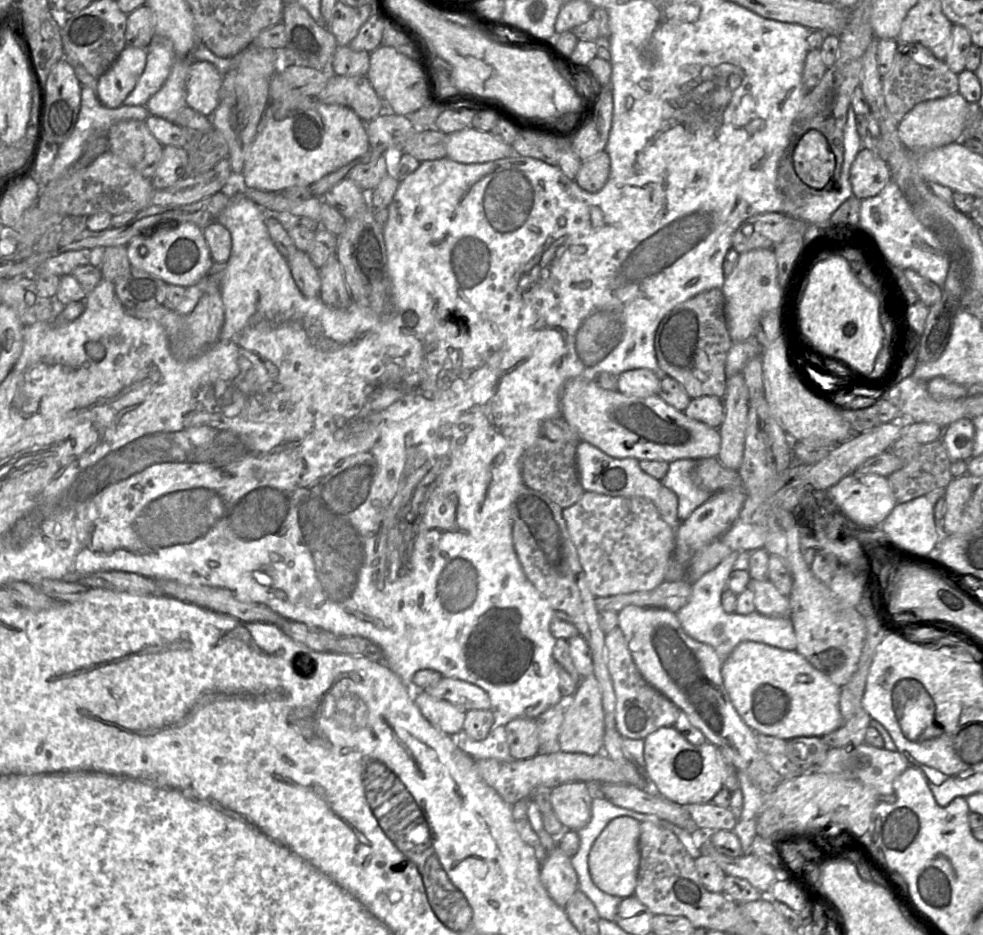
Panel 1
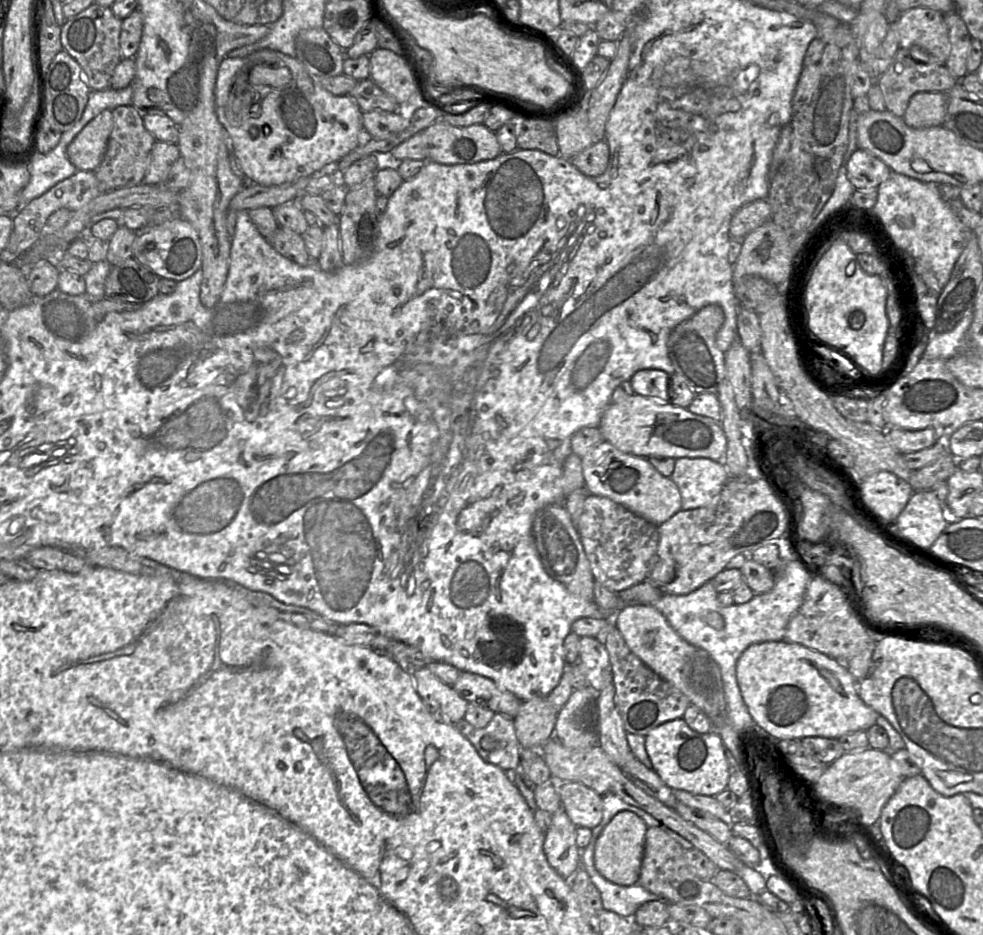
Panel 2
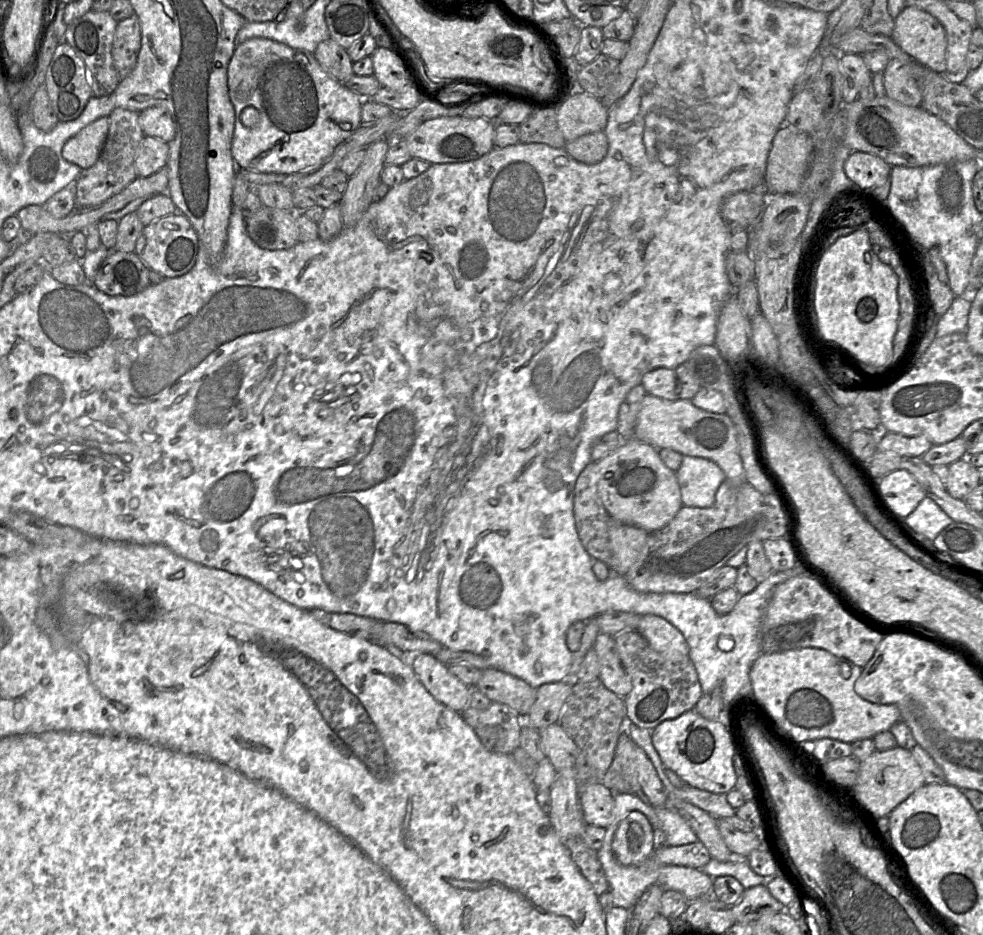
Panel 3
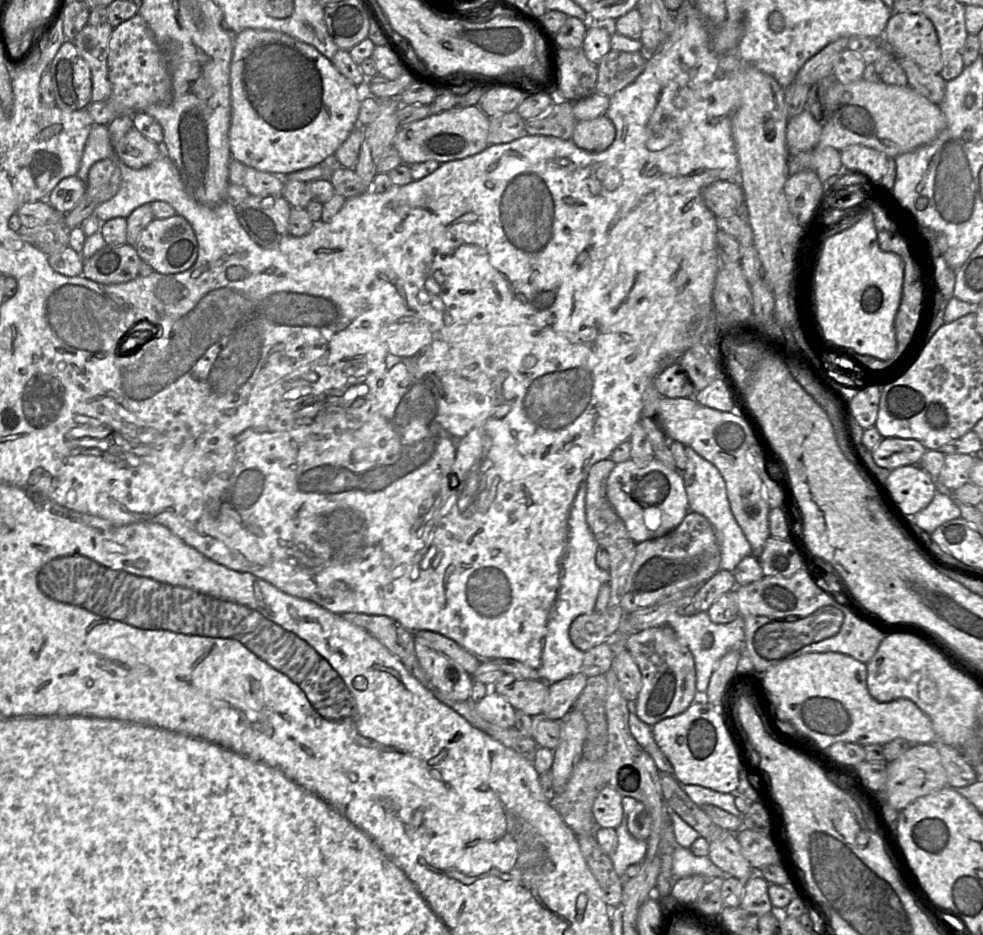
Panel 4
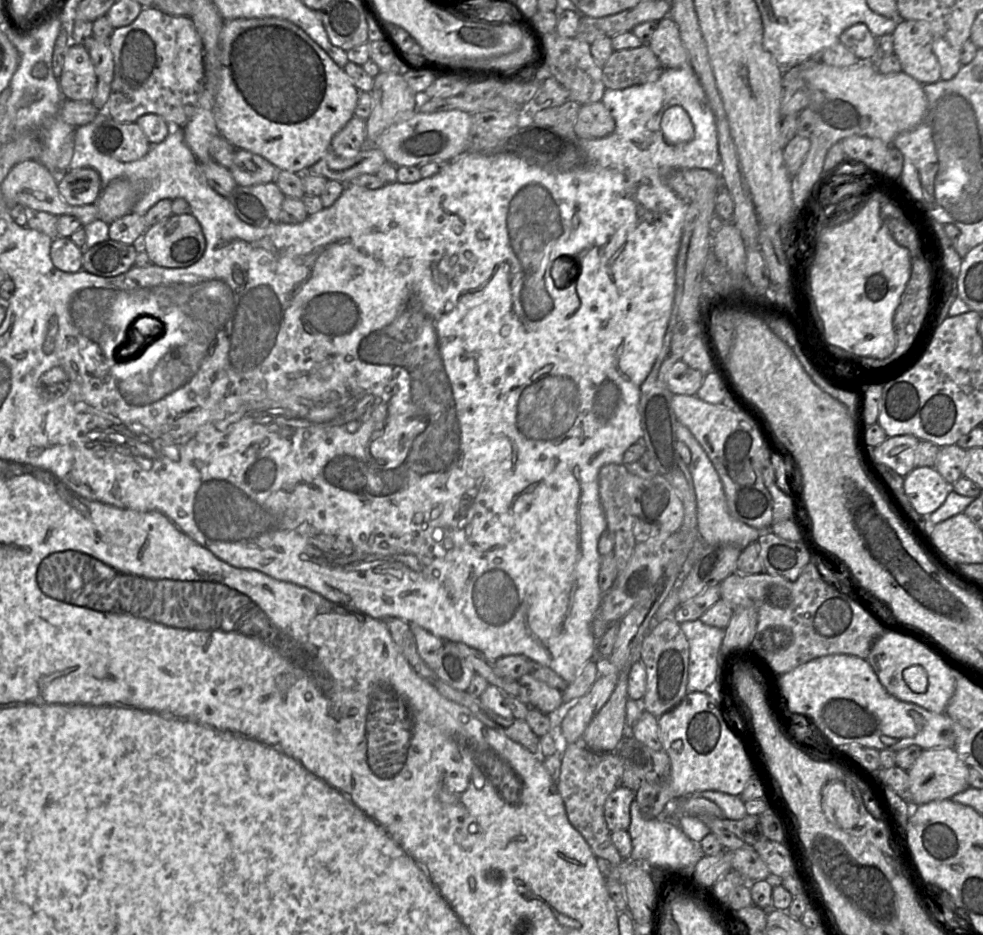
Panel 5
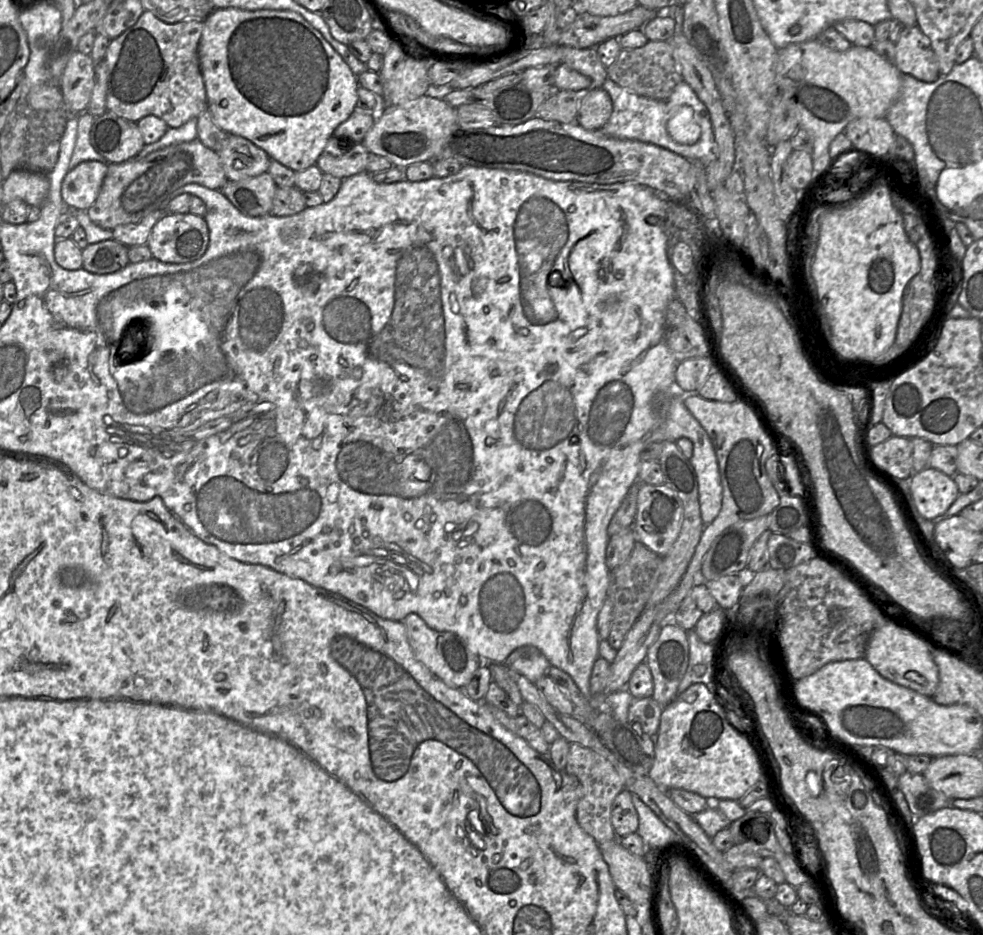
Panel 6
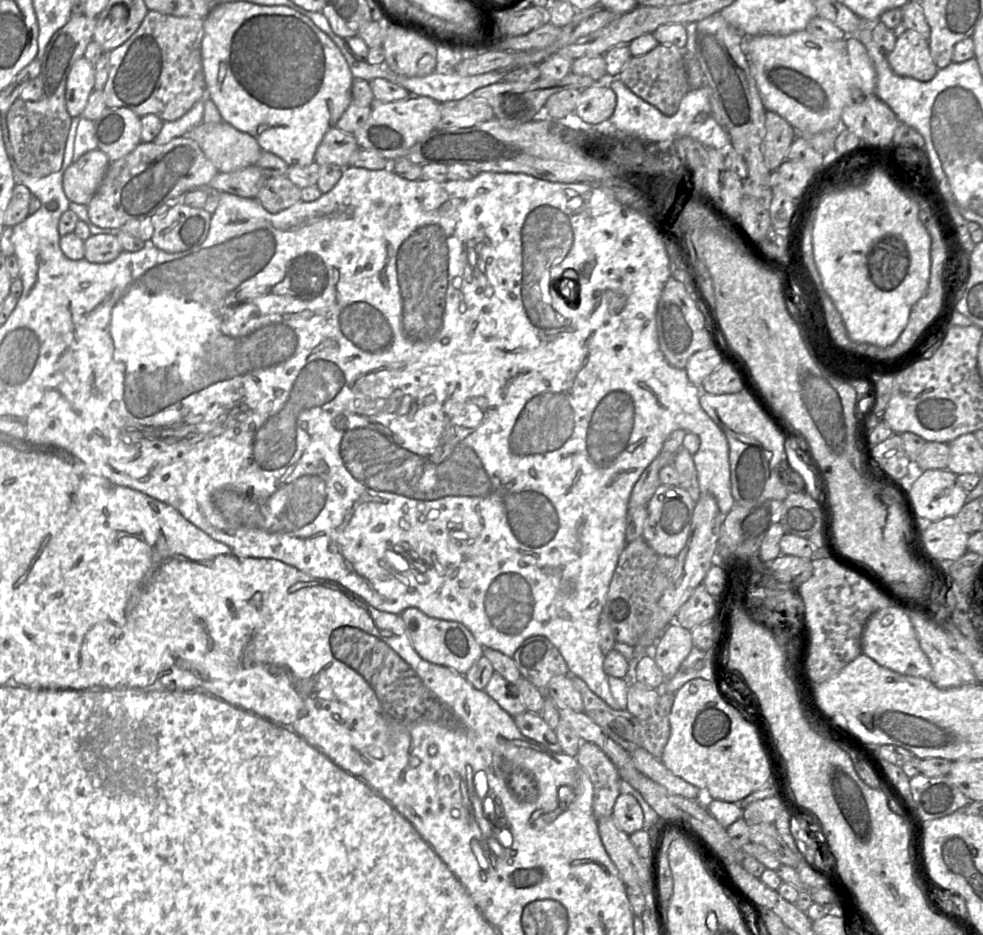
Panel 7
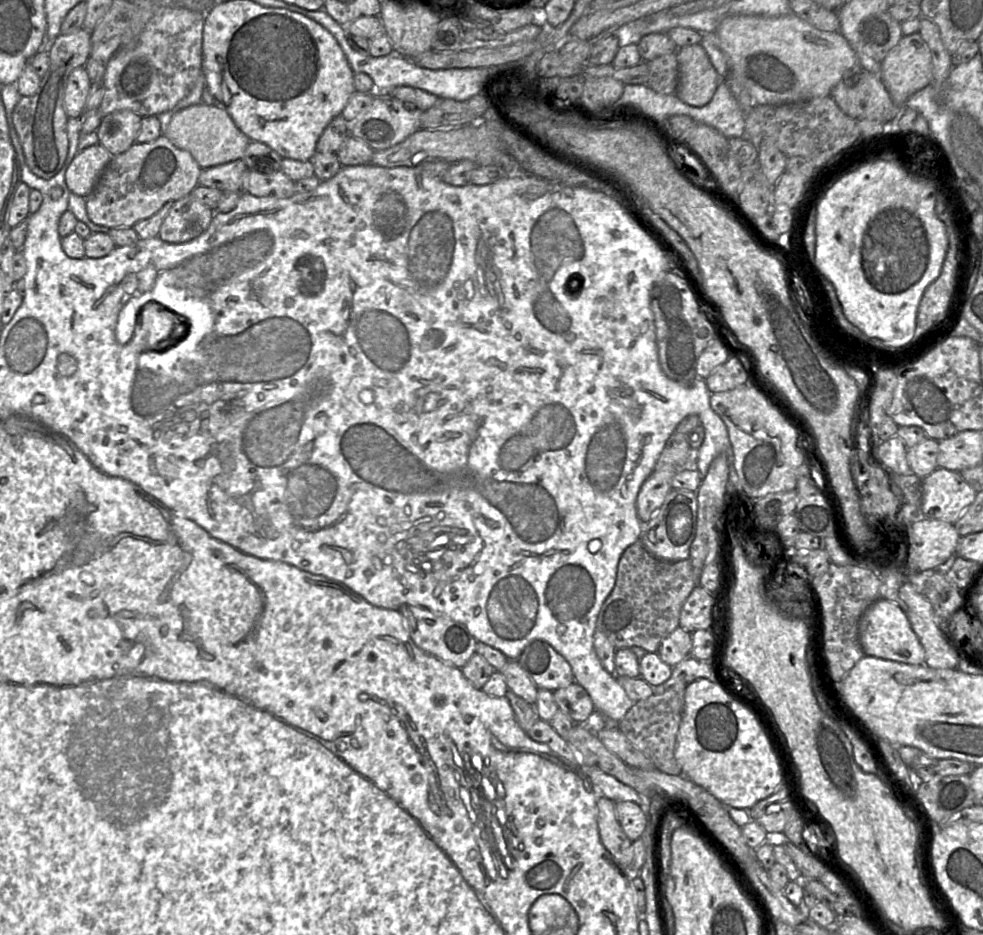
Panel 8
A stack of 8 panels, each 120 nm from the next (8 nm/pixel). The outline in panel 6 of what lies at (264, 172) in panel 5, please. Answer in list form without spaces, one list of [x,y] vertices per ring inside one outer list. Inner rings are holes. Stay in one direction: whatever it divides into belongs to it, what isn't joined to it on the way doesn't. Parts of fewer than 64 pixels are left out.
[[[227,134],[217,152],[226,178],[240,181],[268,172],[270,157],[251,141],[237,135]]]

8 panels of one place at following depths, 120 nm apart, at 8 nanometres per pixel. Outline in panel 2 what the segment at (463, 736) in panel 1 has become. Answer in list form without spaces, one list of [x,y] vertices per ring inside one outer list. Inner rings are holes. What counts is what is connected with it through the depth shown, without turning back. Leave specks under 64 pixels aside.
[[[495,713],[484,728],[475,728],[464,718],[454,726],[485,762],[498,766],[508,774],[520,768],[521,746],[512,718]]]

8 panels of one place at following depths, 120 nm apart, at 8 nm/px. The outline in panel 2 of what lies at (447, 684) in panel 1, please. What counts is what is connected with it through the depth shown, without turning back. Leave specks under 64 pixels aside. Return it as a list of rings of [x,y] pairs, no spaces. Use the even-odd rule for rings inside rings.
[[[462,671],[452,688],[468,703],[476,703],[512,719],[523,703],[493,680],[471,672]]]

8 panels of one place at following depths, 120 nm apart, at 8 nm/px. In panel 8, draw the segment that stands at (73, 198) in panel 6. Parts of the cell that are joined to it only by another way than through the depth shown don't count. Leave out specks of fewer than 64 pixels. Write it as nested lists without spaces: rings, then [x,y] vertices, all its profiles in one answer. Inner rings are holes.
[[[100,143],[79,151],[69,164],[65,182],[71,193],[87,197],[112,156]]]

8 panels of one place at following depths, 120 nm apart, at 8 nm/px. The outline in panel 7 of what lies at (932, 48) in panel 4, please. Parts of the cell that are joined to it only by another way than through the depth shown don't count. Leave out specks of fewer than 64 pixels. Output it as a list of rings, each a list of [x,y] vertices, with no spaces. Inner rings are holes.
[[[907,29],[897,38],[894,49],[886,58],[897,75],[920,82],[931,81],[938,72],[928,40],[913,30]]]

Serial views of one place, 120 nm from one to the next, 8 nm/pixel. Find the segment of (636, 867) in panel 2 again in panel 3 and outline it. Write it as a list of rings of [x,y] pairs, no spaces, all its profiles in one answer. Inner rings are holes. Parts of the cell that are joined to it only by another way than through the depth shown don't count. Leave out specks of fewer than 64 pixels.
[[[632,811],[621,820],[612,841],[612,852],[622,865],[635,867],[653,854],[653,827],[643,813]]]

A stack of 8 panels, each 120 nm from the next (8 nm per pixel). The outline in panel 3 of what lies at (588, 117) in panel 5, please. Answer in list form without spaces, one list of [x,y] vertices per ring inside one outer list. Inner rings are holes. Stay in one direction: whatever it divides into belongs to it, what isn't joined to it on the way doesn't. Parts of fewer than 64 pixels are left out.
[[[599,131],[567,142],[564,149],[573,159],[587,165],[594,165],[607,155],[609,142],[605,132]]]

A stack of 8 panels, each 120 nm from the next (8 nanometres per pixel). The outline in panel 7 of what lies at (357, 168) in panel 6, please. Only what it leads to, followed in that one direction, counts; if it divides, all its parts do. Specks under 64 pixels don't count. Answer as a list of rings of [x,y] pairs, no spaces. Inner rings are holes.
[[[333,127],[324,135],[316,150],[314,161],[320,166],[335,164],[345,168],[349,166],[350,158],[358,148],[352,133]]]

